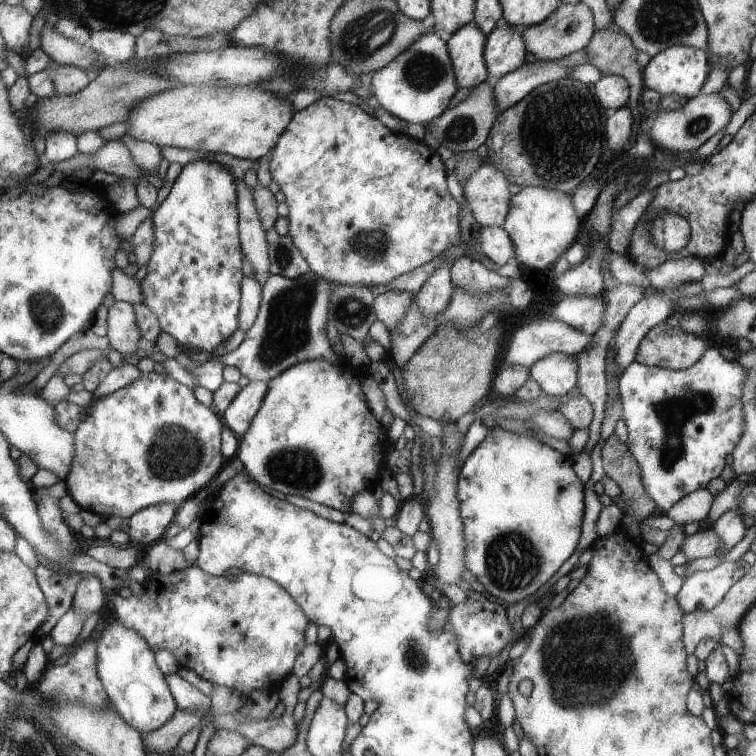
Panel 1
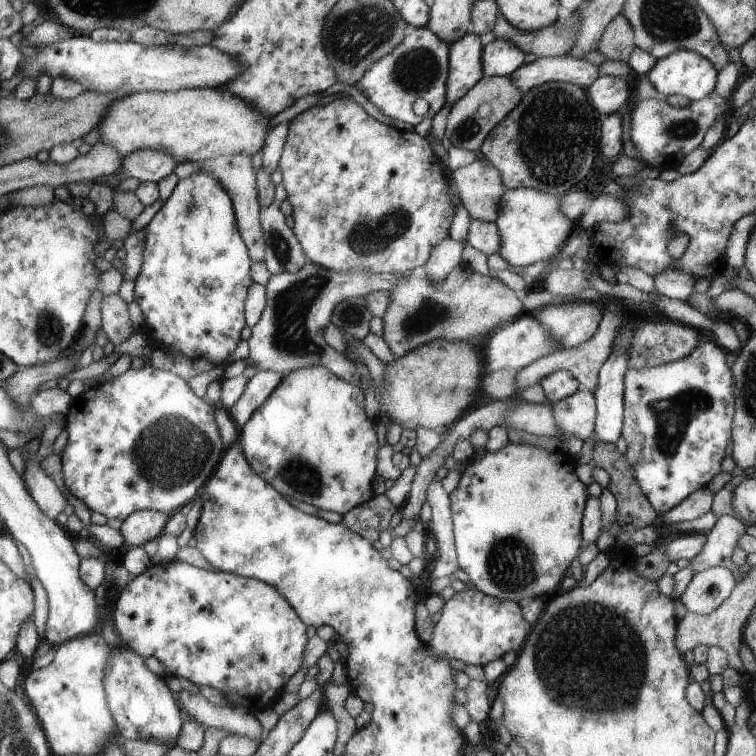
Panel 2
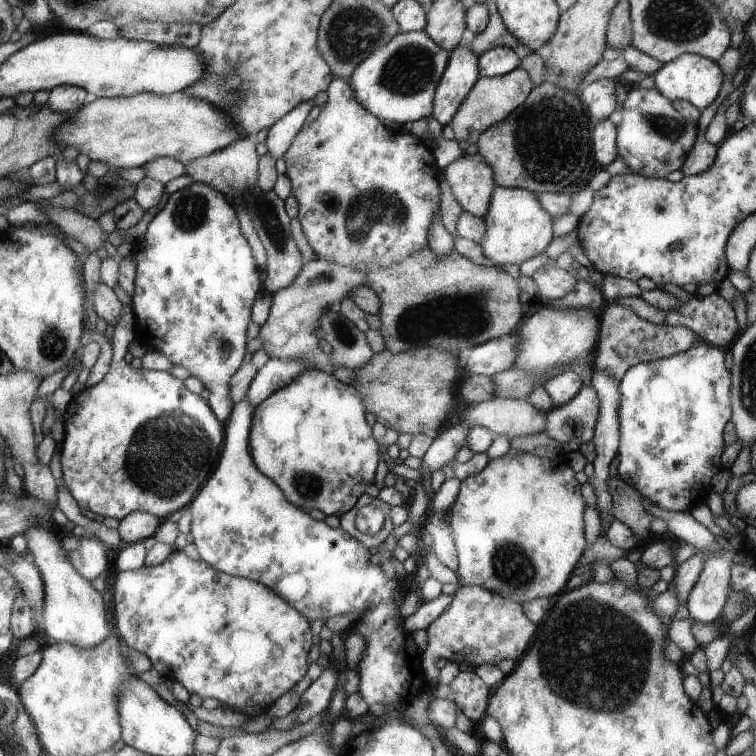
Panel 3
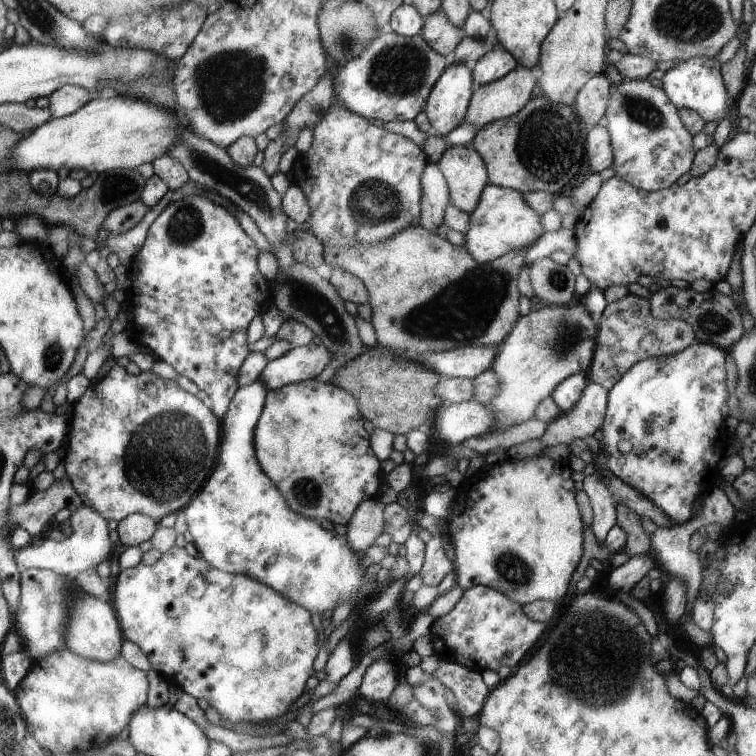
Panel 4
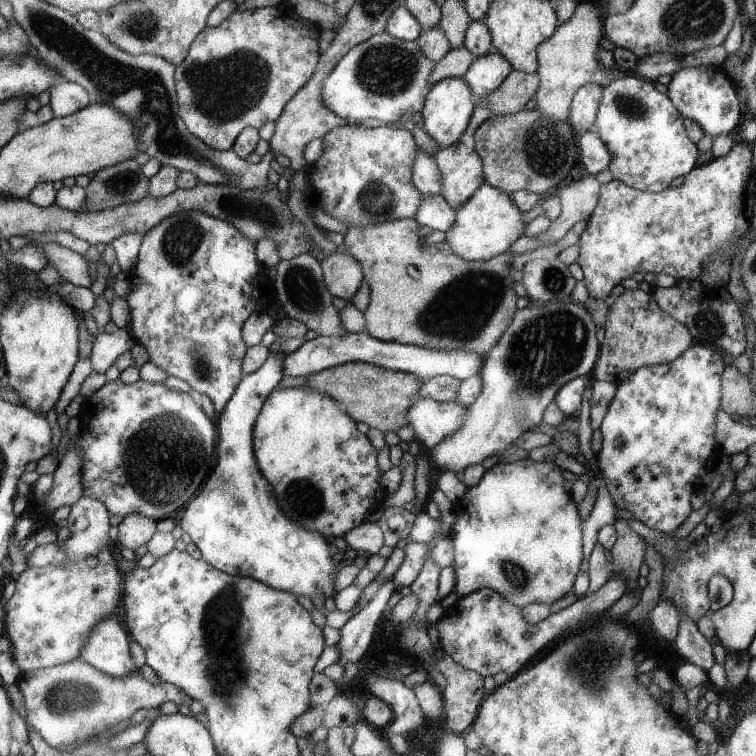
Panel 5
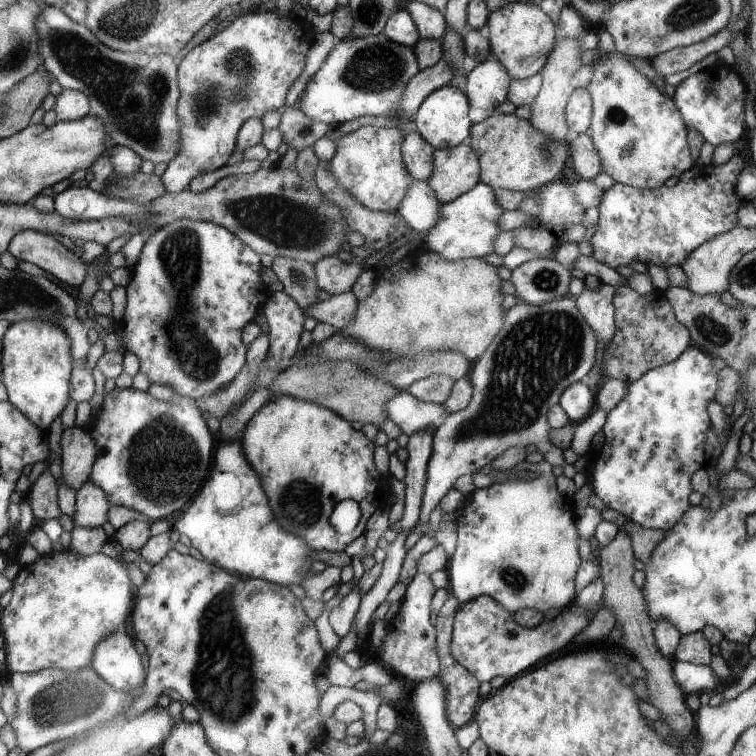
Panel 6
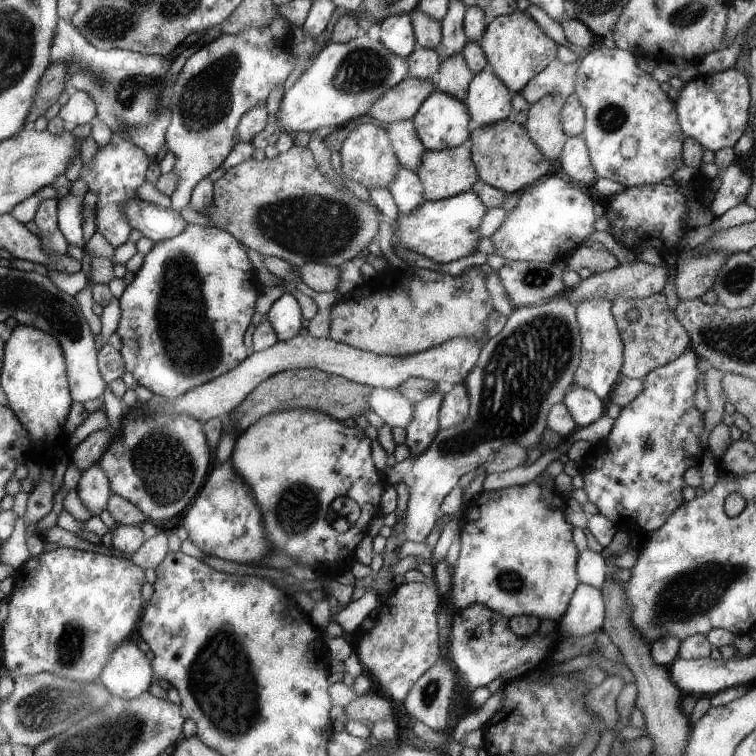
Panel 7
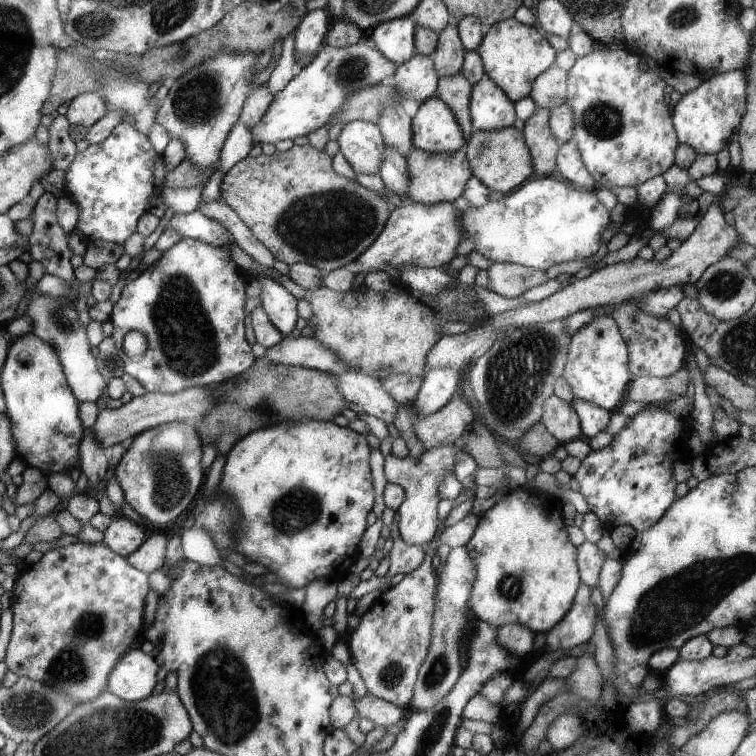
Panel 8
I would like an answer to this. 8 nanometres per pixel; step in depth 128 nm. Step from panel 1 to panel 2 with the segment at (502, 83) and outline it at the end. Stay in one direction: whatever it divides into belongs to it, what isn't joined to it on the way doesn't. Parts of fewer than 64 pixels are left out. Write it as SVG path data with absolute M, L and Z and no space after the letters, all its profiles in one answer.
M569 54L562 57L538 57L531 64L517 69L510 77L524 92L550 82L569 83L588 89L599 78L599 67Z

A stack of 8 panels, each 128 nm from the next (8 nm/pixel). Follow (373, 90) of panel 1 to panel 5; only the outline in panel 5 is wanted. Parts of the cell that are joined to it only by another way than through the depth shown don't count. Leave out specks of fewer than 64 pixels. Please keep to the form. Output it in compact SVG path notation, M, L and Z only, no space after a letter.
M384 32L353 47L336 64L333 72L330 72L323 81L322 103L335 116L342 118L350 125L370 119L378 119L390 126L395 123L400 124L424 108L429 90L429 75L433 67L434 63L426 58L416 41L402 41Z

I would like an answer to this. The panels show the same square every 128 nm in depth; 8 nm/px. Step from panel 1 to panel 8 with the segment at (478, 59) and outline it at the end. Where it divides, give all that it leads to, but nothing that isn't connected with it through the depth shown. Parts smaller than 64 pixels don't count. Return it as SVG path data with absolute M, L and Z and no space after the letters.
M436 95L424 100L411 118L414 149L426 152L454 153L466 142L465 132L457 116Z

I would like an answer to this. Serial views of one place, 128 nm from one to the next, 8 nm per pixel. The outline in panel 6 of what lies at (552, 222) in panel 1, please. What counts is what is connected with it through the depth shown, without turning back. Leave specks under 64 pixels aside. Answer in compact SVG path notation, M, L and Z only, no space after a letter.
M479 183L469 192L448 203L440 203L436 225L427 230L423 247L440 254L442 258L459 259L483 258L493 252L493 243L500 231L497 220L504 210L497 204L494 188Z

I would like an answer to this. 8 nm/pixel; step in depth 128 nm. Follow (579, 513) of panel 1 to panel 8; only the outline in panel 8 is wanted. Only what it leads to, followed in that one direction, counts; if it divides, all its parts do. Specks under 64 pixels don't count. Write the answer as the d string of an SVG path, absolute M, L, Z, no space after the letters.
M526 487L511 489L500 502L479 517L478 526L465 547L476 564L476 578L468 606L473 616L490 626L500 628L516 623L530 626L535 635L548 633L573 608L574 598L581 588L576 548L570 544L564 530L560 506L552 504L548 496L526 492Z

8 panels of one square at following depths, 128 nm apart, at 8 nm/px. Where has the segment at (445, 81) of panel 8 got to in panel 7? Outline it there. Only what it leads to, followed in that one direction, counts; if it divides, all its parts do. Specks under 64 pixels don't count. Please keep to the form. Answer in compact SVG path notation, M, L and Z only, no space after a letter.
M461 54L444 58L441 60L441 68L433 78L434 92L444 92L464 101L468 84L474 75Z

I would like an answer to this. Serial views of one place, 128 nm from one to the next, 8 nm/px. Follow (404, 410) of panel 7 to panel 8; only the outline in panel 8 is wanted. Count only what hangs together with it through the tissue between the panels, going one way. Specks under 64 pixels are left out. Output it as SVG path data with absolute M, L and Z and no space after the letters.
M346 370L336 375L338 390L346 400L362 406L366 415L370 415L386 424L394 424L397 409L400 406L390 392L382 388L382 383L371 376L354 370Z

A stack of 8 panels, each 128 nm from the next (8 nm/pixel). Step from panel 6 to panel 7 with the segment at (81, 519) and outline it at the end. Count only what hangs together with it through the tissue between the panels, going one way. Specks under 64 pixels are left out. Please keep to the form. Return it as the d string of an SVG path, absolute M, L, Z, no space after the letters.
M94 464L81 474L76 492L92 516L100 516L106 510L111 493L110 483L100 464Z

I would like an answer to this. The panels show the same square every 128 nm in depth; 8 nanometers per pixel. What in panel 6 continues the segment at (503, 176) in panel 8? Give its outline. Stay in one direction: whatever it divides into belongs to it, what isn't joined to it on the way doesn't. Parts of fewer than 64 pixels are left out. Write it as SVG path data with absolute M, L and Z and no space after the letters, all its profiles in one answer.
M494 113L486 121L474 121L471 147L480 160L480 180L494 189L521 191L536 191L544 184L549 185L555 180L558 172L566 166L568 160L568 141L555 142L548 136L535 130L529 120L523 120L515 115Z

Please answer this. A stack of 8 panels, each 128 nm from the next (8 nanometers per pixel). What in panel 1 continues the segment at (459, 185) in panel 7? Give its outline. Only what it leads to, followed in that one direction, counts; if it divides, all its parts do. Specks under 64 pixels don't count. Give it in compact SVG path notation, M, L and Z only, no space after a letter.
M486 161L464 182L464 197L481 227L505 225L513 198L508 181L504 173Z

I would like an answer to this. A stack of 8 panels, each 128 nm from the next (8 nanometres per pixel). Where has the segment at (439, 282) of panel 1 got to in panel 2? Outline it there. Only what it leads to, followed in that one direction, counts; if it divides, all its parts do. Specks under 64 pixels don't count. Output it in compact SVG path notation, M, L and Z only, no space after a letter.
M451 238L442 240L421 271L433 281L446 279L448 274L463 262L461 257L465 245L465 242L457 242Z

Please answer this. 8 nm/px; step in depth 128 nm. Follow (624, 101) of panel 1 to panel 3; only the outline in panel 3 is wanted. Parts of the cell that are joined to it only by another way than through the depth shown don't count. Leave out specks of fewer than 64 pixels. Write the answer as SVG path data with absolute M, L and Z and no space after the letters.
M598 79L578 92L581 102L586 104L586 110L590 112L590 118L594 118L596 123L616 110L616 86L618 82L614 79Z

